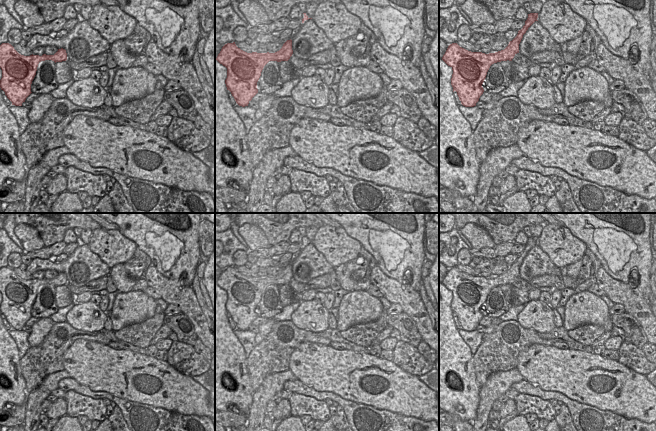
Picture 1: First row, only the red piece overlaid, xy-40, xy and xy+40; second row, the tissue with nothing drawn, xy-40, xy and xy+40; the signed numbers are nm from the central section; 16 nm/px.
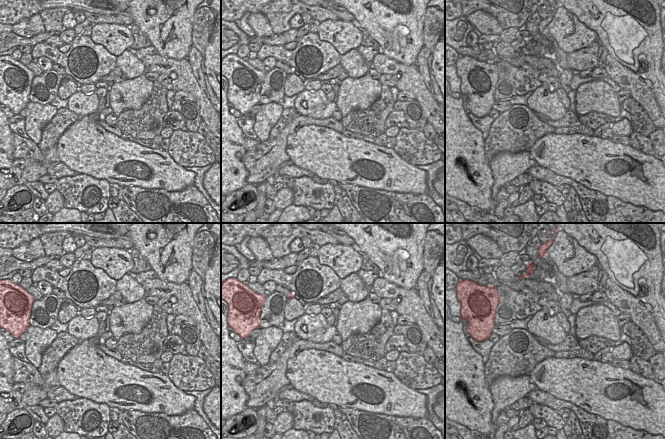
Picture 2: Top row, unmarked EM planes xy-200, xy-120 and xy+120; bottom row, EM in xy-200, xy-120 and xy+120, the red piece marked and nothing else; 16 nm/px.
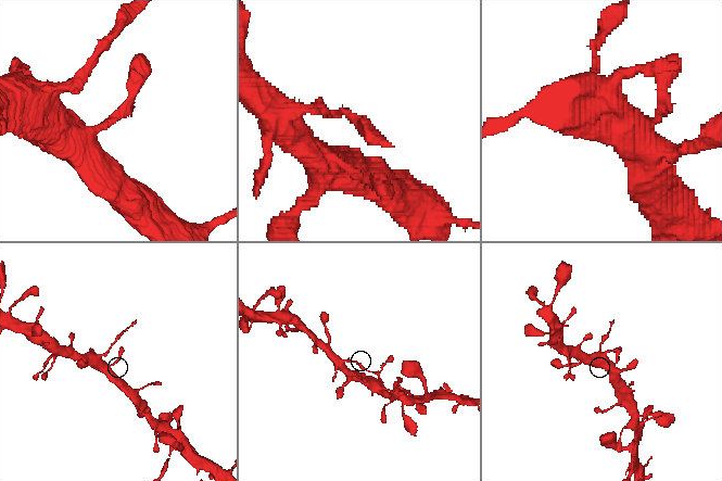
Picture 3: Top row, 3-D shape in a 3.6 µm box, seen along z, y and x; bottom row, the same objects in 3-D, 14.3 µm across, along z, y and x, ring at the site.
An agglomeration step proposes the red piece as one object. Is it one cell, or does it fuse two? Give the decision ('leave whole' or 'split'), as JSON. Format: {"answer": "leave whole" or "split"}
{"answer": "split"}

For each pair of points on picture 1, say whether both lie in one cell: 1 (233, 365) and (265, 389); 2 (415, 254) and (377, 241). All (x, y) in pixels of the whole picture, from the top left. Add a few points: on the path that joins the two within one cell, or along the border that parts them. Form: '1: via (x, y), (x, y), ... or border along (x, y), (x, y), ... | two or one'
1: border along (254, 392), (248, 415) | two
2: via (406, 254), (391, 241), (386, 241) | one

